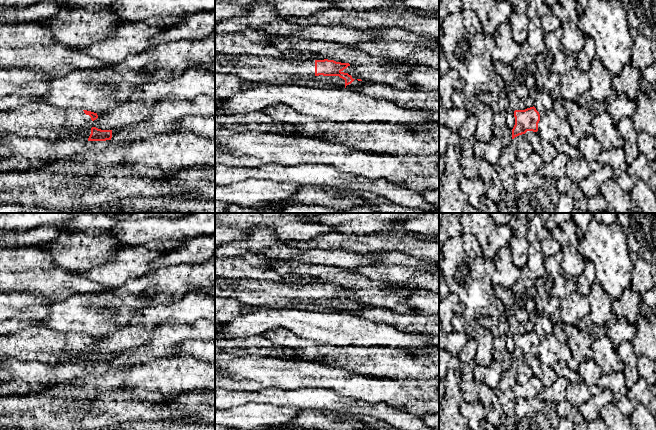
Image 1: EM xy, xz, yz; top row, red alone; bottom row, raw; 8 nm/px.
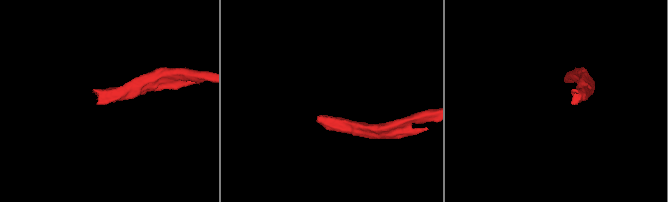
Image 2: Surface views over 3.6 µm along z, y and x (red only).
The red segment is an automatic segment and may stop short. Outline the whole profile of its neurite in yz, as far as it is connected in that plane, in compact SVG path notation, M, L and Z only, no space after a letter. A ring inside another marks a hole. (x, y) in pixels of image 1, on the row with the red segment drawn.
M534 106L525 110L515 110L514 117L515 125L512 129L512 139L525 134L527 131L538 131L540 114Z

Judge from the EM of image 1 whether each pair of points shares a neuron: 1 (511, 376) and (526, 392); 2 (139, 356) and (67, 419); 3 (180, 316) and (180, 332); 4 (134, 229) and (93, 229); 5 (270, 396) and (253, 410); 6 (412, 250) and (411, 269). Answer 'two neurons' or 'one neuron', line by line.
1: two neurons
2: two neurons
3: two neurons
4: two neurons
5: two neurons
6: two neurons

